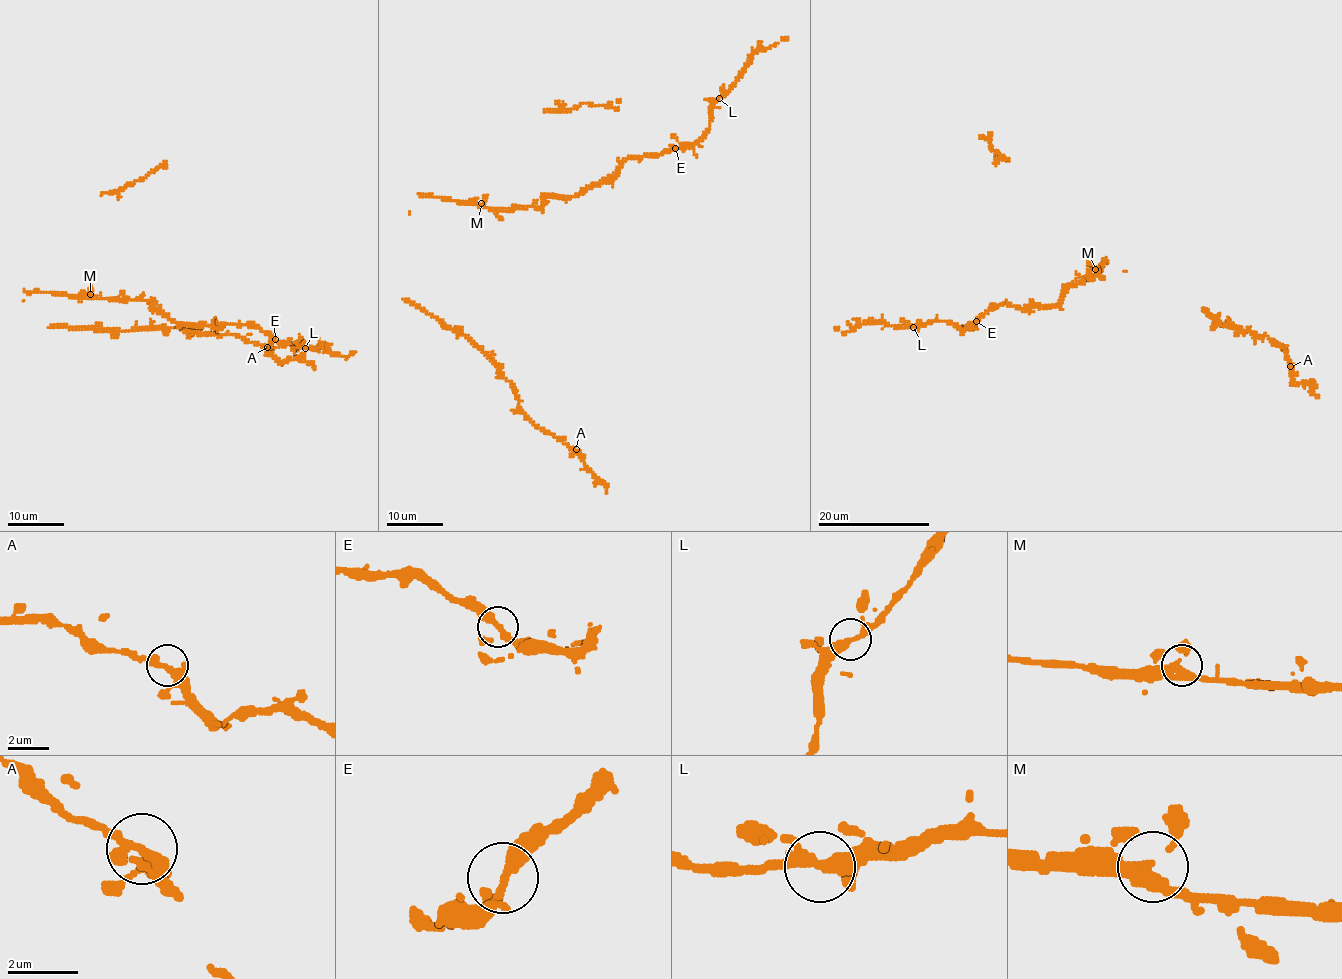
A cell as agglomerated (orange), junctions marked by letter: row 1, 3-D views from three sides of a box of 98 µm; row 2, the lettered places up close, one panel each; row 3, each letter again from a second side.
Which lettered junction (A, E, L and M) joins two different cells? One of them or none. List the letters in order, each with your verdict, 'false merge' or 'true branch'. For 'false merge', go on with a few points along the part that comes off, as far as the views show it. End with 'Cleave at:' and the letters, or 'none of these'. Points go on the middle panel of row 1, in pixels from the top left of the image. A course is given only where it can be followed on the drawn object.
A: true branch
E: true branch
L: true branch
M: true branch
Cleave at: none of these

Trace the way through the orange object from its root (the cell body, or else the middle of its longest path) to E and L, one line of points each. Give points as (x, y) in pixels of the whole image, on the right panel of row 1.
E: (1101, 267), (1092, 277), (1064, 290), (1057, 305), (1024, 309), (1002, 305), (992, 308), (976, 321)
L: (1101, 267), (1092, 277), (1064, 290), (1056, 305), (995, 306), (969, 327), (947, 322), (913, 326)

